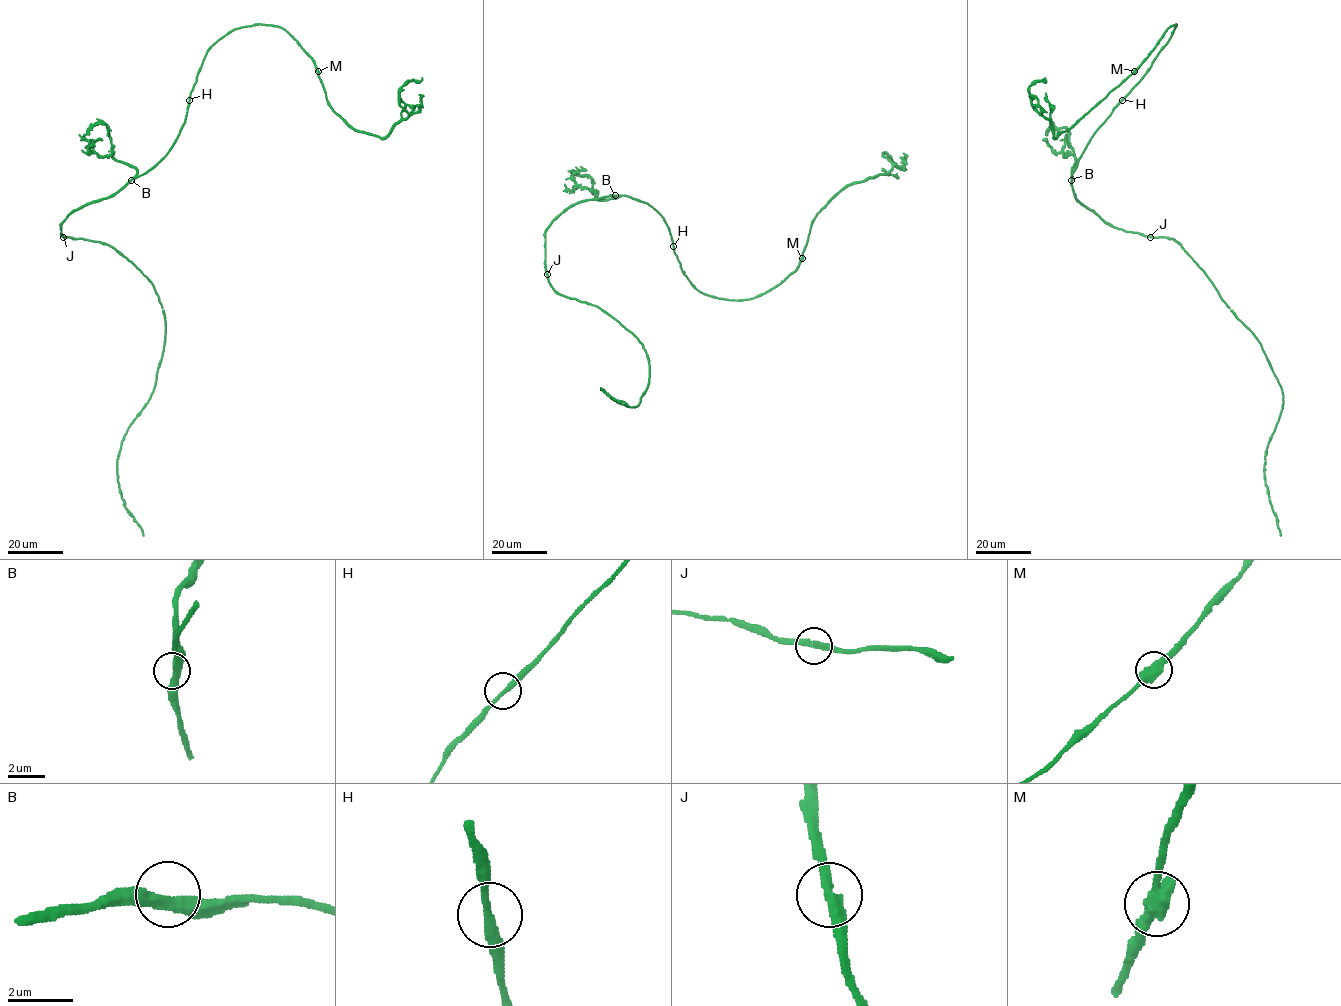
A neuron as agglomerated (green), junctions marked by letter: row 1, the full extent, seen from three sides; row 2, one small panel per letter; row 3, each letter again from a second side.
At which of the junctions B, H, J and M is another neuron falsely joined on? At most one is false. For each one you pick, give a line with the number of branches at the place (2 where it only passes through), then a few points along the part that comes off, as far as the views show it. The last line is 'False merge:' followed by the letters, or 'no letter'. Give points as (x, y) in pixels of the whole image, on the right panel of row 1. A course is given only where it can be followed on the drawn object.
False merge: no letter

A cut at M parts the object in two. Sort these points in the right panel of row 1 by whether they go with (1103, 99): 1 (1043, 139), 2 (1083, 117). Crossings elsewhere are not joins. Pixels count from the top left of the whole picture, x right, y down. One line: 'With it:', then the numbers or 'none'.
With it: 2

